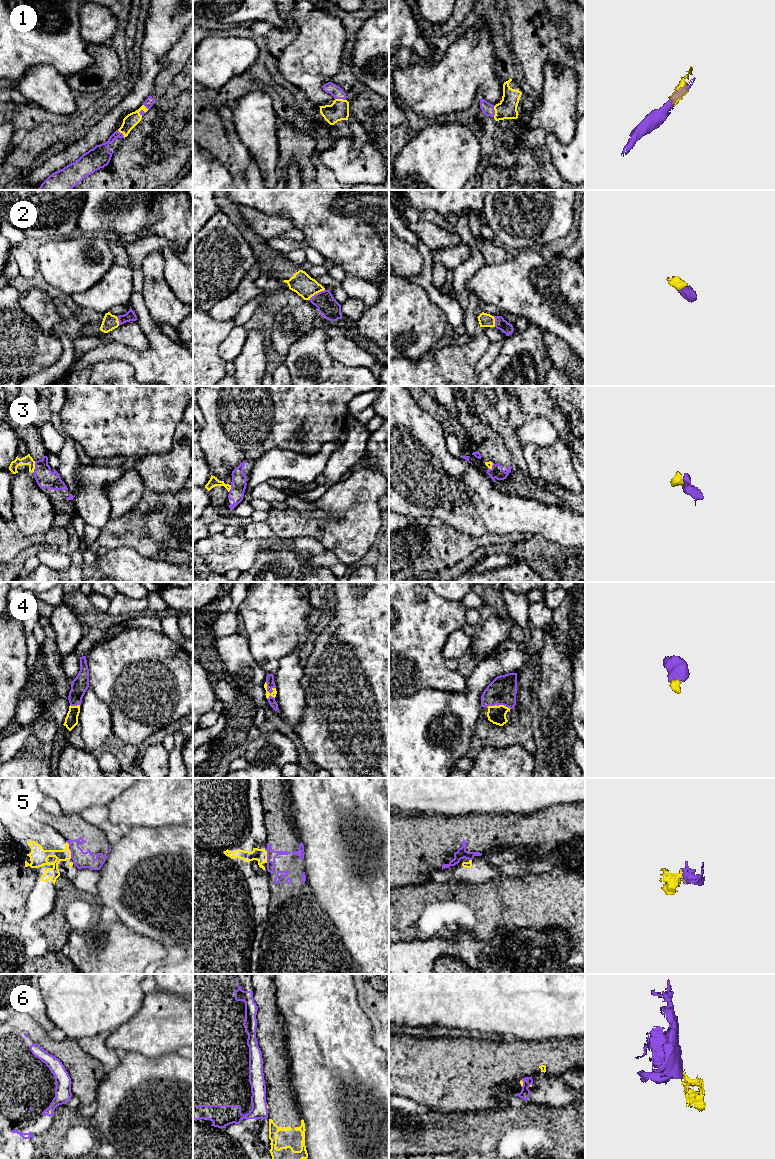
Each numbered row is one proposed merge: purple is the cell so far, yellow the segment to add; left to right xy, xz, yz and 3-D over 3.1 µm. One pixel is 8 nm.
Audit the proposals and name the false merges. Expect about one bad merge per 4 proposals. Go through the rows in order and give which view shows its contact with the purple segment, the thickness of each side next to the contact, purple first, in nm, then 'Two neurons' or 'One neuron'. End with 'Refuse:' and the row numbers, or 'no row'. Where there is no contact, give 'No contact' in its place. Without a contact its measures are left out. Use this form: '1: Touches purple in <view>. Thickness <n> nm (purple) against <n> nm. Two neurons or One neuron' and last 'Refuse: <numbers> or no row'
1: Touches purple in xz. Thickness 90 nm (purple) against 160 nm. One neuron
2: Touches purple in xz. Thickness 160 nm (purple) against 170 nm. One neuron
3: Touches purple in xy. Thickness 150 nm (purple) against 80 nm. Two neurons
4: Touches purple in xz. Thickness 70 nm (purple) against 50 nm. One neuron
5: Touches purple in xz. Thickness 80 nm (purple) against 100 nm. Two neurons
6: Touches purple in yz. Thickness 80 nm (purple) against 30 nm. Two neurons
Refuse: 3, 5, 6

